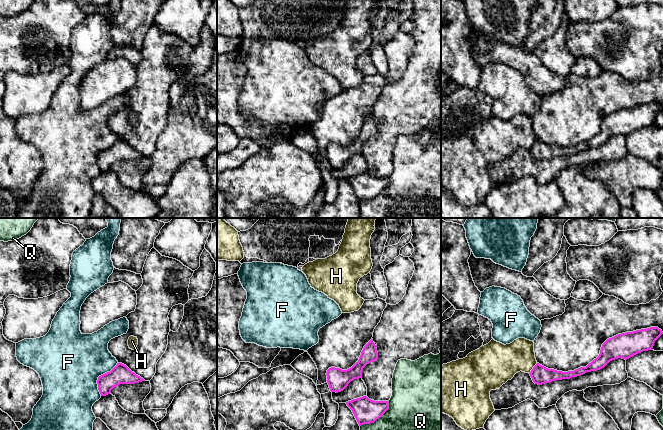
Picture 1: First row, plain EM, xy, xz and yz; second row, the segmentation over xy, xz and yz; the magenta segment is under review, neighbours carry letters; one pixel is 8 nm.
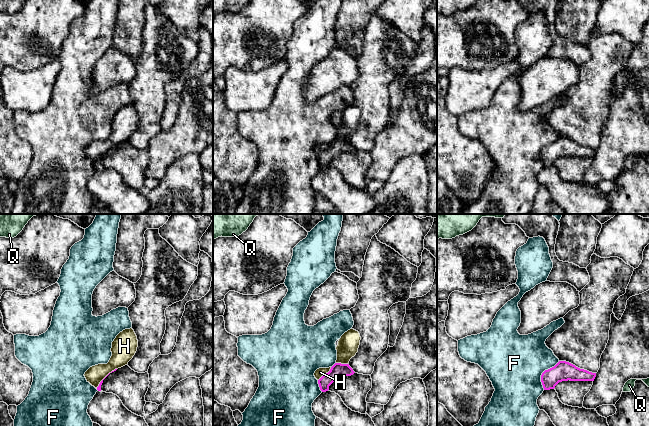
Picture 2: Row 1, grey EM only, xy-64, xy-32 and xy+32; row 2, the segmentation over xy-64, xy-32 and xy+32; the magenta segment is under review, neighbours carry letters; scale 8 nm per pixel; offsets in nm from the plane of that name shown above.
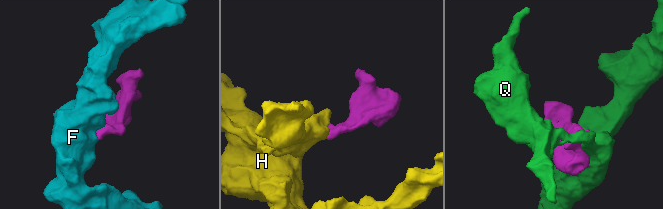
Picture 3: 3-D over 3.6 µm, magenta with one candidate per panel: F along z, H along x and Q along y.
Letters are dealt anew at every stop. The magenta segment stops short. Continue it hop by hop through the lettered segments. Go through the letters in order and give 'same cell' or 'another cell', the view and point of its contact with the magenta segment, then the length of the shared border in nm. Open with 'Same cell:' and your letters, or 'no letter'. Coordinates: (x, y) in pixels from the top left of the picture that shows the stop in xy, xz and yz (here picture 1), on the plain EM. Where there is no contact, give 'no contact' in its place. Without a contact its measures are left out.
Same cell: no letter
F: another cell; meets magenta in xy at (99, 152); contact 300 nm long
H: another cell; meets magenta in yz at (533, 144); contact 110 nm long
Q: another cell; meets magenta in xz at (377, 194); contact 320 nm long

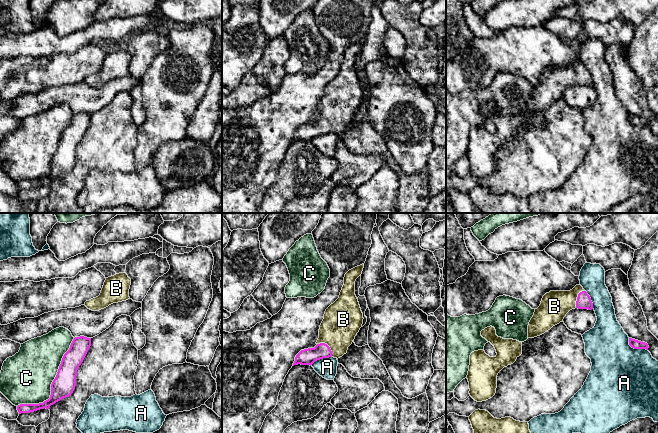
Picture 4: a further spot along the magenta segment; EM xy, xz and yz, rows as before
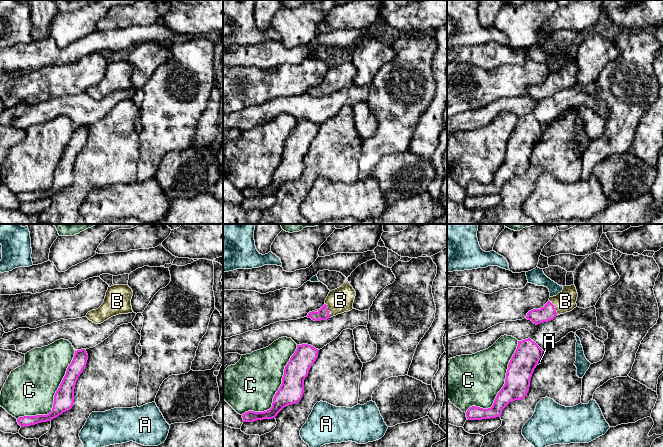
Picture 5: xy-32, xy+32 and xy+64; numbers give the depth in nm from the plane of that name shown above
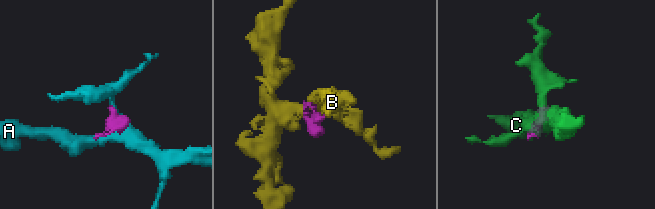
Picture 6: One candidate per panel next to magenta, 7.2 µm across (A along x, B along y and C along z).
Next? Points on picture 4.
Same cell: B
A: another cell; meets magenta in yz at (635, 124); contact 190 nm long
B: same cell; meets magenta in xz at (328, 122); contact 170 nm long
C: another cell; meets magenta in xy at (51, 160); contact 700 nm long

